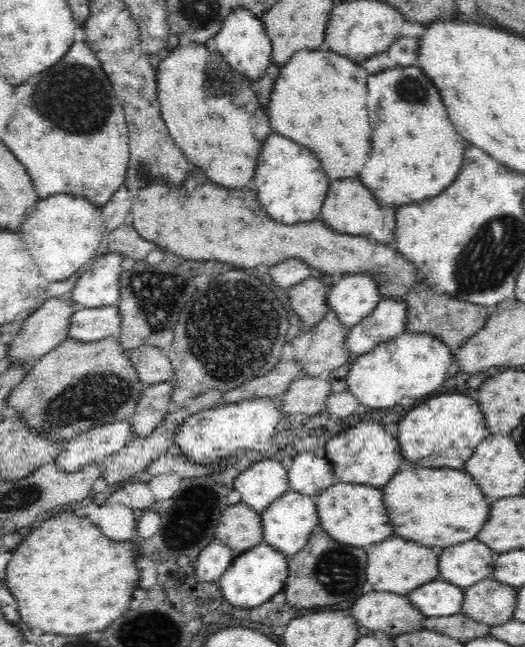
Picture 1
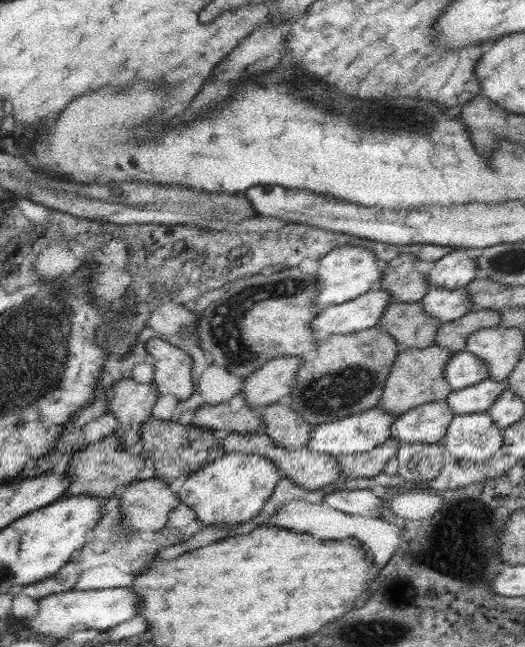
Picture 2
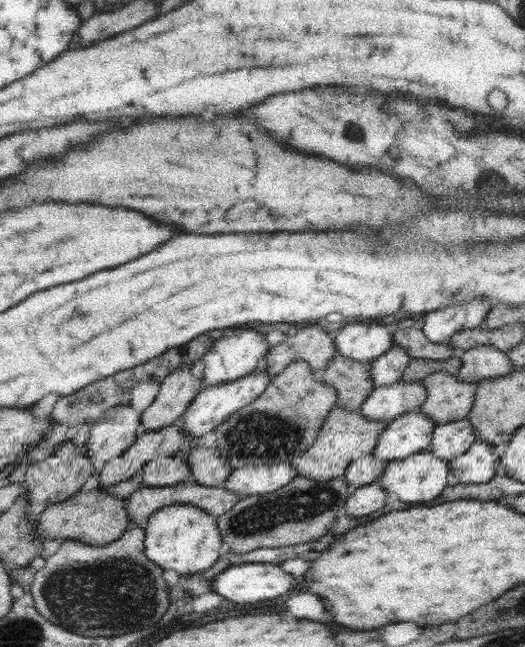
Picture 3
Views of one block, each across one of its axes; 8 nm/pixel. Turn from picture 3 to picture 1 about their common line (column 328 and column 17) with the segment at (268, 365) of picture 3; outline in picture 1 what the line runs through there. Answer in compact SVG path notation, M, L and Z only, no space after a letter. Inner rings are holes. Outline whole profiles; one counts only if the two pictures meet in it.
M58 297L41 301L32 314L23 321L21 334L8 346L8 356L3 367L12 364L22 364L27 369L34 367L44 354L48 354L69 338L70 318L75 312L76 307L71 300L62 300Z

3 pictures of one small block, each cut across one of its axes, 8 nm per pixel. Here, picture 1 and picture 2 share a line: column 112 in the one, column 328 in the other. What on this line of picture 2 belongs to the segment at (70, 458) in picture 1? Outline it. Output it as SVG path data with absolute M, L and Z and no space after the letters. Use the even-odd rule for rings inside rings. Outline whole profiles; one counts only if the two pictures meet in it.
M376 406L334 422L320 423L311 427L310 443L306 447L333 457L368 452L389 440L391 426L395 419L395 416Z

